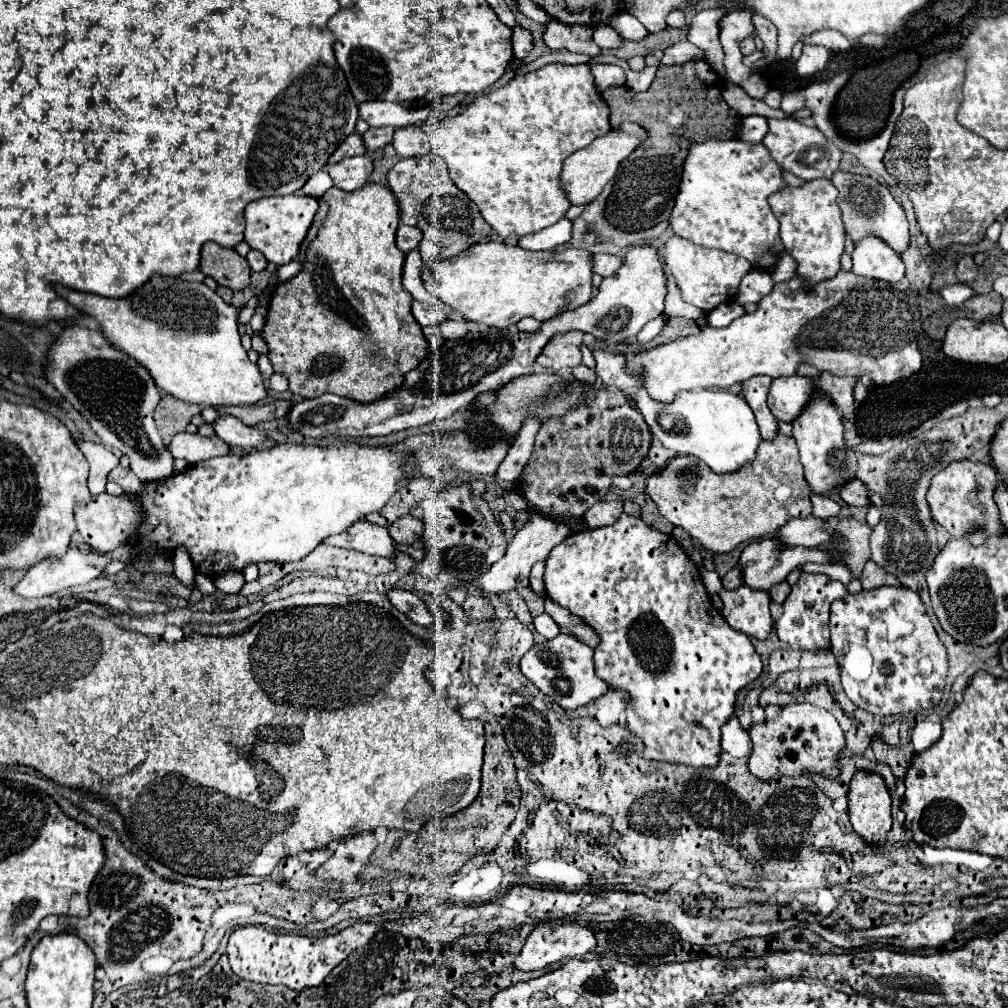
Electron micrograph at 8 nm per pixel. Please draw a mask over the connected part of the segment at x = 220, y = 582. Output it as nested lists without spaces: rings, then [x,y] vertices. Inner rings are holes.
[[[233,570],[219,574],[219,576],[215,578],[215,586],[217,586],[219,590],[223,590],[223,592],[229,592],[229,594],[237,594],[237,592],[243,588],[243,584],[245,584],[243,573]]]

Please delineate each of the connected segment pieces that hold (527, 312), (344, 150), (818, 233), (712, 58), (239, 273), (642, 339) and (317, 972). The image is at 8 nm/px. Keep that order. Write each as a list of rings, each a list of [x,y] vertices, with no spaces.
[[[503,242],[475,244],[467,252],[461,252],[451,260],[423,266],[423,282],[429,292],[439,296],[445,304],[457,308],[463,314],[463,318],[473,322],[483,322],[495,328],[509,328],[525,316],[545,322],[561,312],[579,308],[581,304],[591,300],[591,292],[593,292],[591,274],[593,274],[593,254],[589,250],[565,248],[559,252],[557,250],[529,252],[519,246],[509,246]]]
[[[351,134],[351,136],[347,136],[347,140],[331,154],[331,158],[329,158],[329,164],[335,164],[335,162],[341,162],[343,158],[347,158],[347,156],[361,156],[365,152],[365,148],[363,148],[363,140],[361,140],[361,136],[359,134]]]
[[[815,178],[803,186],[787,186],[769,196],[771,210],[779,220],[779,236],[785,250],[797,262],[797,276],[807,288],[835,278],[845,246],[845,228],[837,208],[837,188],[827,178]]]
[[[707,8],[693,16],[689,24],[689,42],[705,52],[709,66],[727,80],[723,68],[723,48],[719,42],[719,20],[727,14],[725,8]]]
[[[207,242],[201,250],[201,272],[211,276],[219,286],[237,292],[249,286],[251,268],[247,260],[235,250],[223,248],[215,242]]]
[[[663,315],[649,321],[637,334],[637,341],[639,343],[647,343],[652,340],[659,333],[659,329],[662,329],[665,324],[665,318]]]
[[[357,922],[335,936],[305,938],[295,934],[273,934],[263,926],[243,926],[229,936],[227,956],[233,974],[241,980],[257,984],[283,984],[291,990],[303,990],[318,987],[337,964],[341,964],[353,951],[365,946],[377,930],[379,926],[375,924]]]

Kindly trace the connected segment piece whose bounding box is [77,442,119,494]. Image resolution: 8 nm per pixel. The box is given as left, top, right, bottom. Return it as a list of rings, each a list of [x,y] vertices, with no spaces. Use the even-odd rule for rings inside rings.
[[[77,442],[83,456],[89,462],[89,490],[91,494],[101,494],[105,492],[107,484],[107,474],[119,466],[119,458],[105,446],[95,444],[95,442]]]

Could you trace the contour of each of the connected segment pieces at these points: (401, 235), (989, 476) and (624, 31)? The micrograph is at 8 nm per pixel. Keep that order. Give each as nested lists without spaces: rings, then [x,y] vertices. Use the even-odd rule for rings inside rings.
[[[399,226],[397,228],[397,248],[401,248],[405,254],[419,246],[423,234],[415,226]]]
[[[951,462],[933,477],[926,496],[933,520],[955,538],[967,538],[971,544],[985,544],[989,536],[1006,531],[1000,520],[999,508],[991,496],[991,492],[995,492],[995,484],[995,468],[989,462]]]
[[[619,10],[619,12],[615,12],[609,20],[607,20],[607,24],[611,26],[611,28],[615,28],[623,38],[627,38],[627,40],[643,40],[649,32],[643,28],[643,24],[631,14],[631,12],[627,12],[627,10]]]

